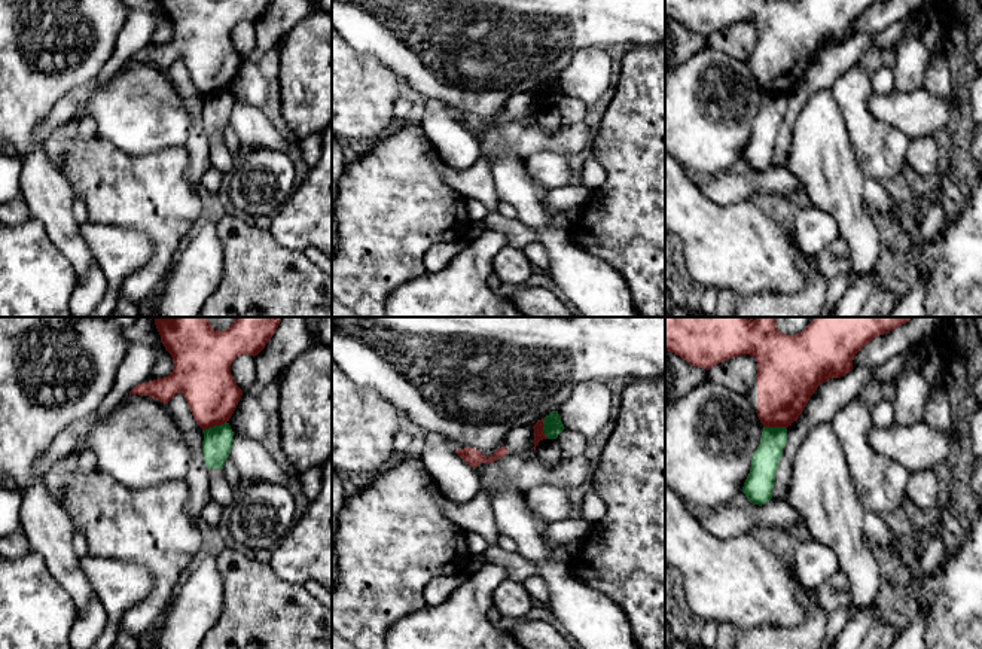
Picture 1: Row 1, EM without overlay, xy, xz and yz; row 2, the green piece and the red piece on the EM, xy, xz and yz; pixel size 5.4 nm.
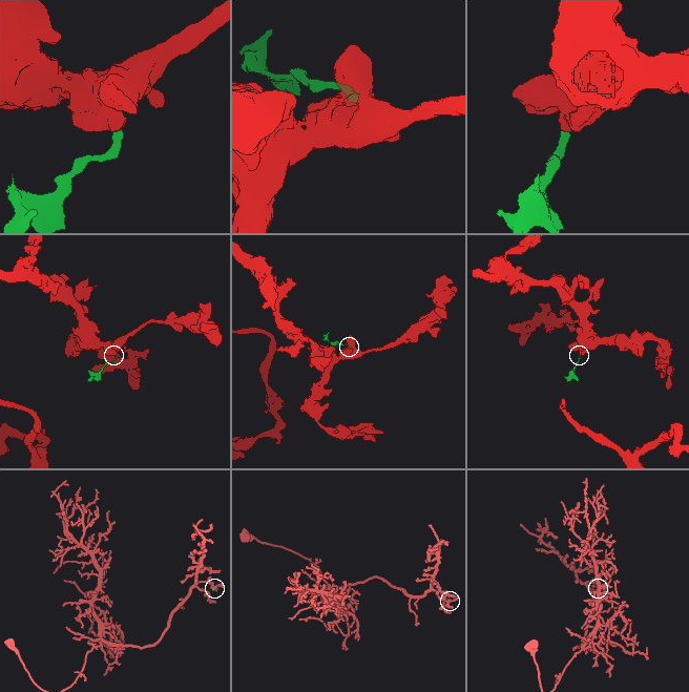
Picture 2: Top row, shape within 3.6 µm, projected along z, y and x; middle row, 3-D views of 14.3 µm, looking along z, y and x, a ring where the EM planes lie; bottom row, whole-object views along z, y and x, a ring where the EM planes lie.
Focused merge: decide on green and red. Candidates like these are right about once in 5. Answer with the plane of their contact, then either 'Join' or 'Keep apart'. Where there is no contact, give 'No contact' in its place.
Touches green in xy. Keep apart

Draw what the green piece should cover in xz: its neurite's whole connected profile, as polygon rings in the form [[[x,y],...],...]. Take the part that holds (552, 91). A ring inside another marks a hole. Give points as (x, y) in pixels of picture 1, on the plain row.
[[[552,77],[549,82],[545,83],[543,88],[543,97],[545,97],[545,103],[548,106],[556,106],[558,101],[564,97],[564,91],[561,88],[561,83],[558,80],[558,77]]]

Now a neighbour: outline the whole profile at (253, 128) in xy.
[[[232,89],[234,109],[229,124],[238,135],[241,152],[254,149],[277,149],[287,152],[292,144],[272,125],[263,110],[244,103]]]

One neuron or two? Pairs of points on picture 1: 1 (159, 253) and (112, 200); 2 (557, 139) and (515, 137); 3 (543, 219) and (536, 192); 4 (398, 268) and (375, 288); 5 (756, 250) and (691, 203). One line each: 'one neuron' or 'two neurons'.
1: one neuron
2: one neuron
3: one neuron
4: one neuron
5: one neuron

